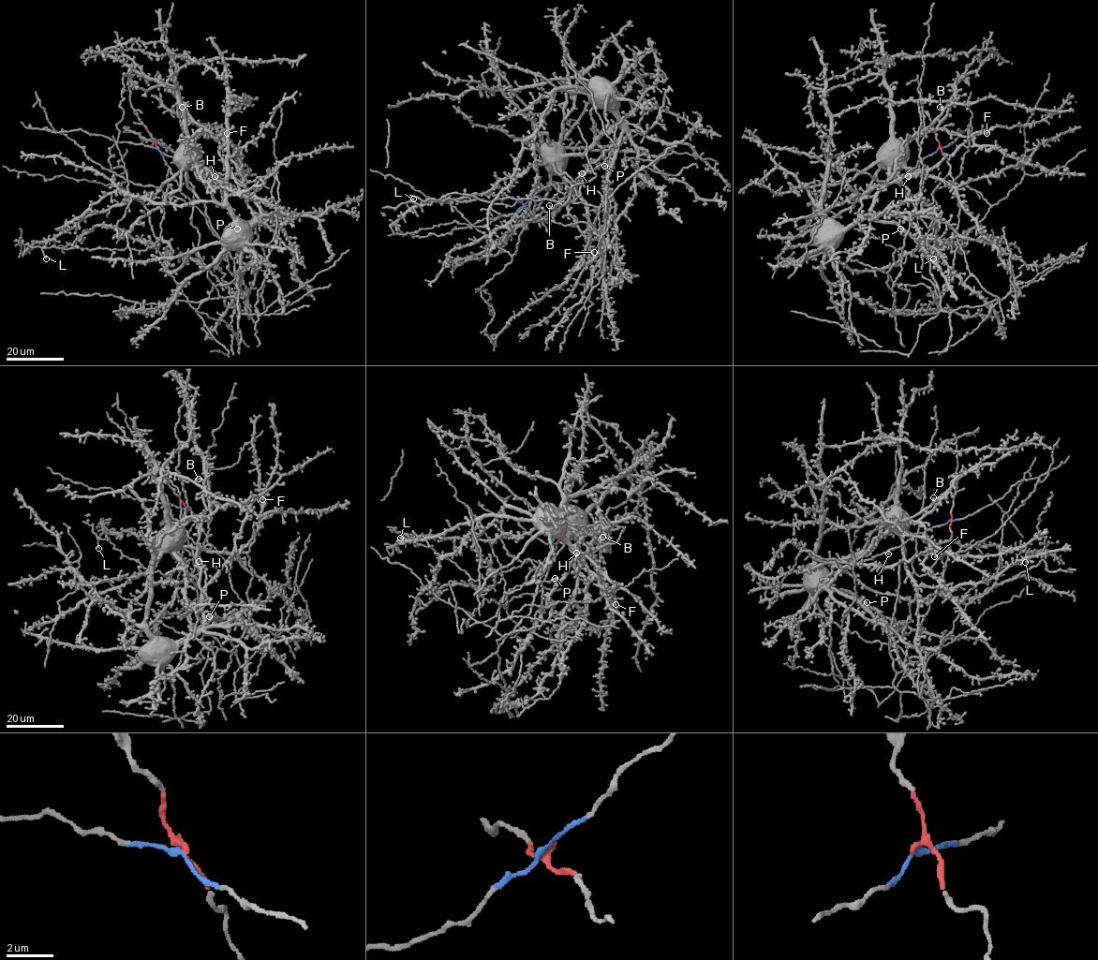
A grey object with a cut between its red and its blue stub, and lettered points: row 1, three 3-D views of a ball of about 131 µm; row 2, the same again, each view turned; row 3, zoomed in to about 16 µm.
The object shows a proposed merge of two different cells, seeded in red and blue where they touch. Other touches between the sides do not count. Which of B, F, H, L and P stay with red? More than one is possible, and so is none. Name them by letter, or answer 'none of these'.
L

